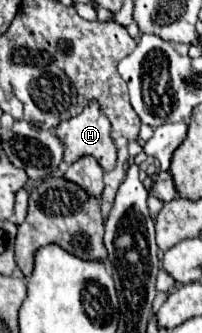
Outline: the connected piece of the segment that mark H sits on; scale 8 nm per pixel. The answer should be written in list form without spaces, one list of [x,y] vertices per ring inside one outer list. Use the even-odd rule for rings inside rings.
[[[89,100],[81,114],[61,122],[57,136],[65,144],[65,162],[93,156],[103,170],[115,168],[117,148],[111,140],[111,124],[97,100]]]

